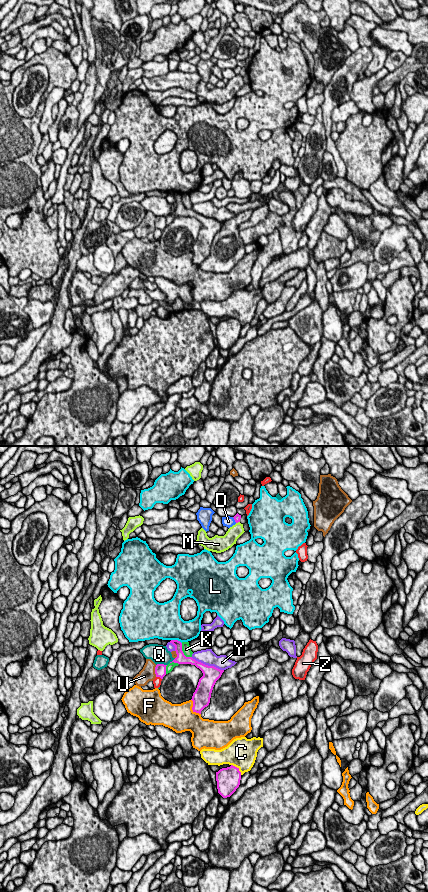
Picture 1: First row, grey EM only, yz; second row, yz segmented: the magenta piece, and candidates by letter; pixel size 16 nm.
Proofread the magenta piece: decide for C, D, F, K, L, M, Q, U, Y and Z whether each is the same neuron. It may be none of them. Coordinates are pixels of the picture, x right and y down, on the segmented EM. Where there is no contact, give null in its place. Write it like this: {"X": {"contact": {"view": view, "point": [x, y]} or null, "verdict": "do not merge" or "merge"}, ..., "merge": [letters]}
{"C": {"contact": {"view": "yz", "point": [237, 768]}, "verdict": "do not merge"}, "D": {"contact": {"view": "yz", "point": [234, 519]}, "verdict": "do not merge"}, "F": {"contact": {"view": "yz", "point": [192, 708]}, "verdict": "do not merge"}, "K": {"contact": {"view": "yz", "point": [182, 652]}, "verdict": "do not merge"}, "L": {"contact": {"view": "yz", "point": [176, 640]}, "verdict": "do not merge"}, "M": {"contact": {"view": "yz", "point": [237, 522]}, "verdict": "do not merge"}, "Q": {"contact": {"view": "yz", "point": [161, 664]}, "verdict": "do not merge"}, "U": {"contact": {"view": "yz", "point": [155, 671]}, "verdict": "do not merge"}, "Y": {"contact": {"view": "yz", "point": [207, 665]}, "verdict": "do not merge"}, "Z": {"contact": {"view": "yz", "point": [159, 676]}, "verdict": "do not merge"}, "merge": []}

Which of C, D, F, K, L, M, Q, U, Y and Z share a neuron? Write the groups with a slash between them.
C / D / F / K / L / M / Q / U / Y / Z

